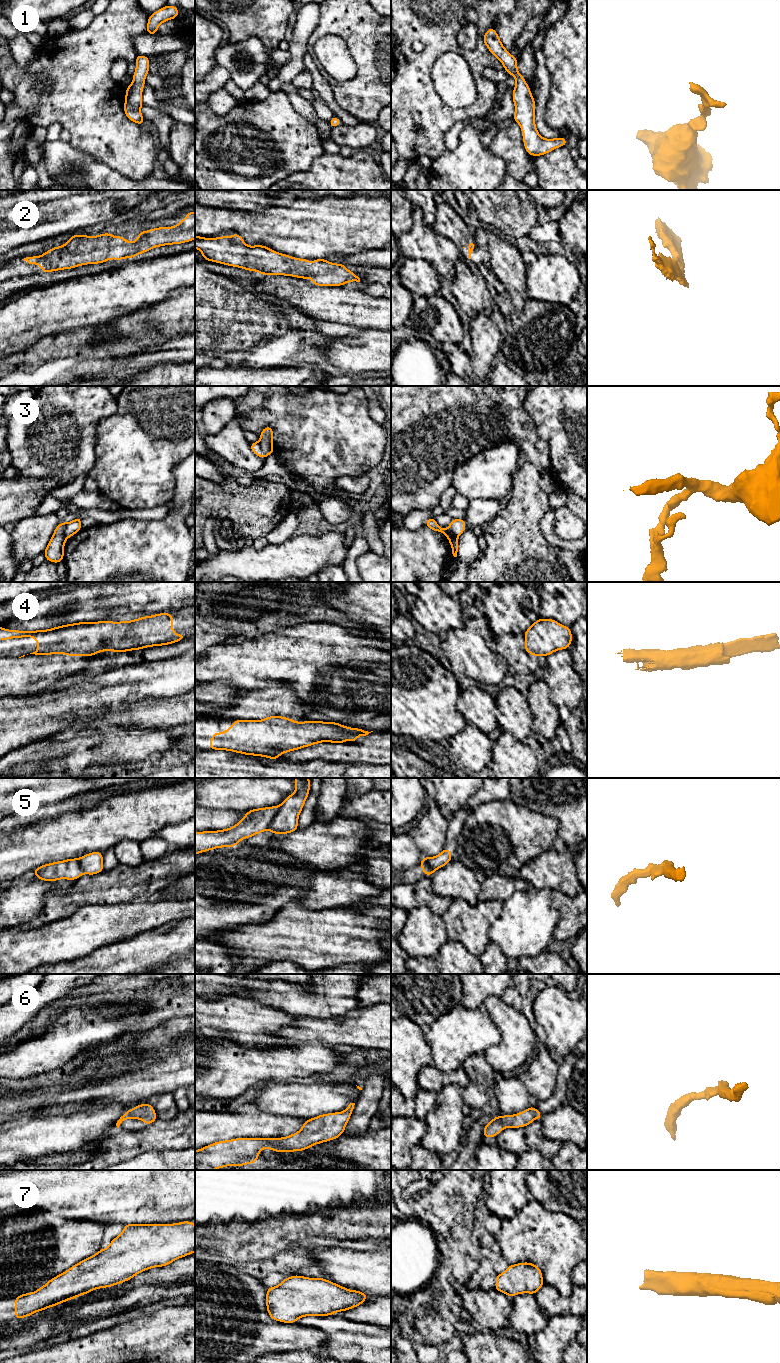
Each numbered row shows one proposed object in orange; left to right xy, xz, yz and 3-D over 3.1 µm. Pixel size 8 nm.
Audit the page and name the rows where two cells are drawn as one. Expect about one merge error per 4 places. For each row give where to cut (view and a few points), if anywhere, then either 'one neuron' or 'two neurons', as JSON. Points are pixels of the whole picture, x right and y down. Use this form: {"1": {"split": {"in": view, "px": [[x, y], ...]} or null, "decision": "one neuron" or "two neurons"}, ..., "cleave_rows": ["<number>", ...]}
{"1": {"split": null, "decision": "one neuron"}, "2": {"split": null, "decision": "one neuron"}, "3": {"split": {"in": "xy", "px": [[68, 523], [64, 529], [65, 537]]}, "decision": "two neurons"}, "4": {"split": null, "decision": "one neuron"}, "5": {"split": {"in": "xz", "px": [[278, 807], [278, 811], [268, 828]]}, "decision": "two neurons"}, "6": {"split": null, "decision": "one neuron"}, "7": {"split": null, "decision": "one neuron"}, "cleave_rows": ["3", "5"]}

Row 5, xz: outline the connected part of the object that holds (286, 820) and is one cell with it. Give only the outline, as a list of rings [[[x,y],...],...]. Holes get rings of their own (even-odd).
[[[295,778],[296,791],[278,806],[278,812],[269,827],[273,834],[288,834],[298,829],[298,818],[309,795],[309,778]]]

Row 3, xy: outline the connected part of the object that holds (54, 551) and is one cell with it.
[[[62,522],[56,526],[53,536],[44,551],[47,561],[54,562],[56,564],[63,561],[63,550],[66,541],[64,531],[67,524],[67,522]]]

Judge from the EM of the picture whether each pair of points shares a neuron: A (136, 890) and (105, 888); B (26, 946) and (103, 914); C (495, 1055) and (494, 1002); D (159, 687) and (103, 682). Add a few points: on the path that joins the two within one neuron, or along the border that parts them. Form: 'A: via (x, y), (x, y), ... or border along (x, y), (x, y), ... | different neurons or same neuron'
A: via (128, 888), (113, 888) | same neuron
B: via (45, 944), (62, 941), (84, 931) | same neuron
C: via (506, 1042), (506, 1018), (503, 1015) | same neuron
D: via (145, 683), (117, 683) | same neuron

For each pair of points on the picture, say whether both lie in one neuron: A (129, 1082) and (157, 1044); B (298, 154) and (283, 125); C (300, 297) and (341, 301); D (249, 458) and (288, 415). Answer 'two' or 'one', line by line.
A: two
B: one
C: one
D: two

